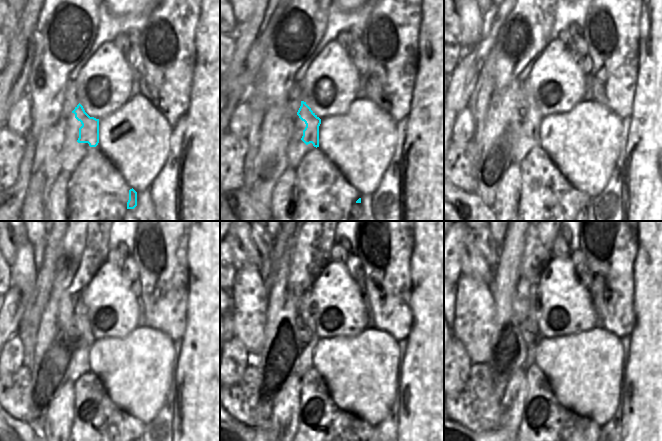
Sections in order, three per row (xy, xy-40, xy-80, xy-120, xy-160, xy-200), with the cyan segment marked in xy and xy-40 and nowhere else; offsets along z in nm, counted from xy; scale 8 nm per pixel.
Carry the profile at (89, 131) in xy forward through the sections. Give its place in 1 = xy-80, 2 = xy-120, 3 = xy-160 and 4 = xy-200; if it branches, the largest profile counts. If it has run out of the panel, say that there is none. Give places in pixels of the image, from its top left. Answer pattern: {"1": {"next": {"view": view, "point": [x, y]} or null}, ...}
{"1": {"next": {"view": "xy-80", "point": [533, 115]}}, "2": {"next": {"view": "xy-120", "point": [87, 339]}}, "3": {"next": {"view": "xy-160", "point": [307, 361]}}, "4": {"next": {"view": "xy-200", "point": [530, 358]}}}

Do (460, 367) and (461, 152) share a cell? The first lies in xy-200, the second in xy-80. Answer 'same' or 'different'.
different

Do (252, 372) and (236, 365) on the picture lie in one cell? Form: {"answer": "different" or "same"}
{"answer": "different"}

